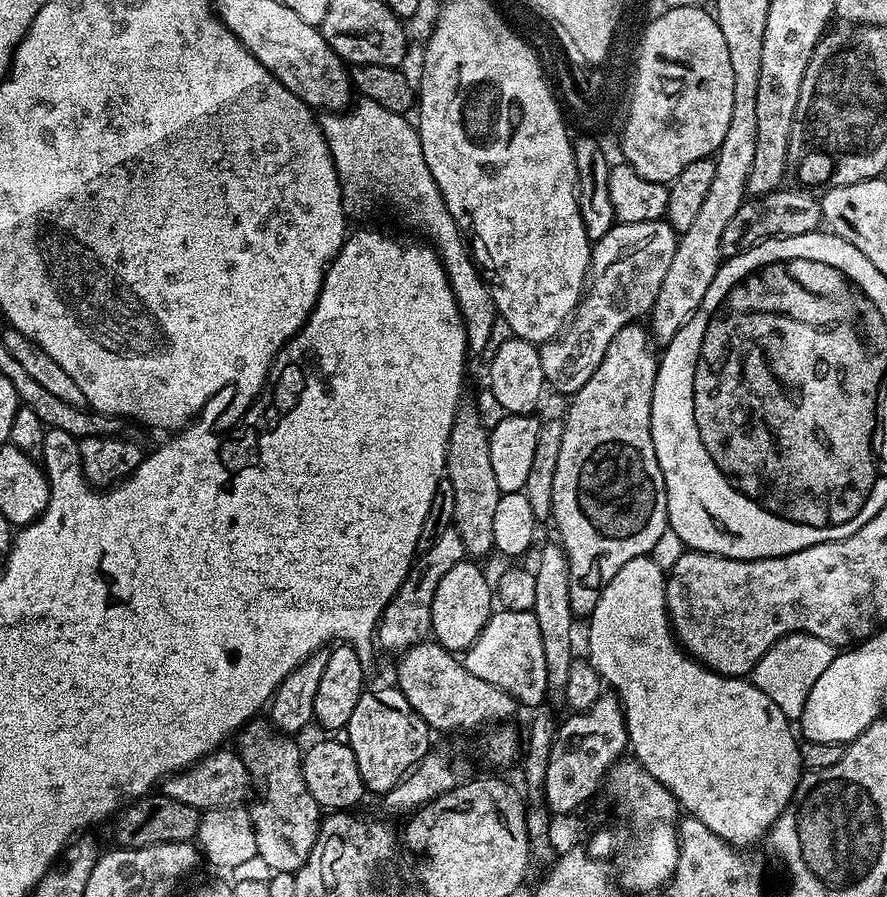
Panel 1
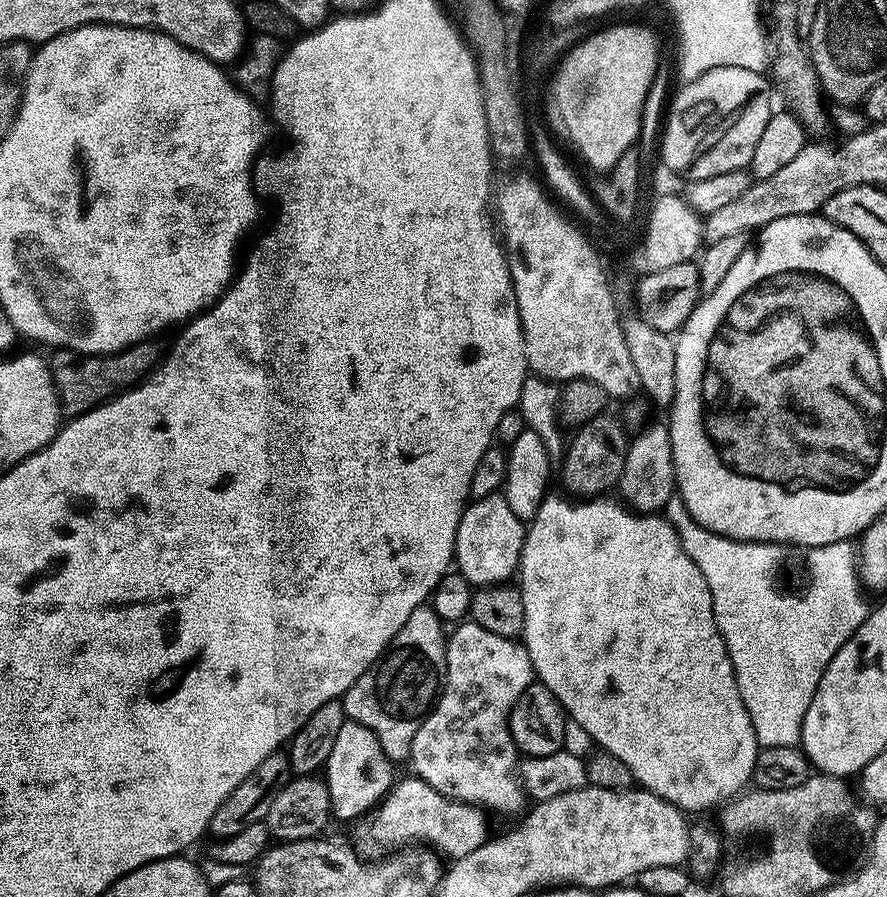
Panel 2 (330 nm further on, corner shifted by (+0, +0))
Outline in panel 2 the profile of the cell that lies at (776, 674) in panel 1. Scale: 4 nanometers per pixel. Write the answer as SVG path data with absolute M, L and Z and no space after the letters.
M678 494L671 495L665 502L662 515L674 526L682 550L690 554L690 562L694 562L698 570L702 570L702 578L706 578L706 586L712 595L714 622L730 654L736 685L754 726L757 745L766 748L799 745L800 727L820 675L831 662L832 655L864 623L870 611L869 605L864 605L865 593L853 545L851 548L851 543L837 542L815 549L808 560L808 585L801 592L783 592L772 577L779 574L780 563L784 560L784 552L780 549L783 547L779 543L735 540L733 536L718 534L699 524L690 510L686 510L684 499Z

